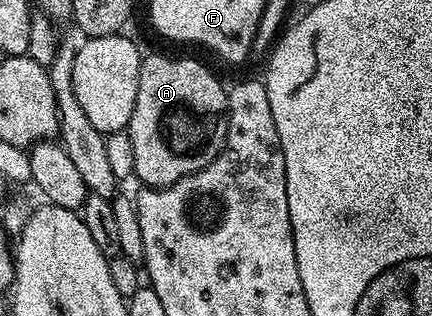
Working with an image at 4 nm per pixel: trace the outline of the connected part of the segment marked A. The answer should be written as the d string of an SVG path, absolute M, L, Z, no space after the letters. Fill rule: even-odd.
M147 53L140 64L140 84L136 88L136 108L132 108L132 120L128 133L132 140L132 148L136 152L136 164L133 177L139 178L146 188L161 188L176 184L189 174L200 172L224 148L226 143L225 117L202 118L205 114L221 115L228 106L228 90L222 82L202 62L194 58L169 58L166 54Z

